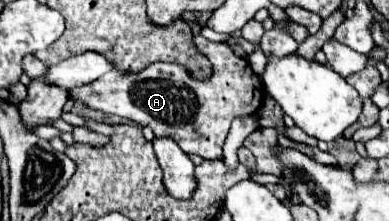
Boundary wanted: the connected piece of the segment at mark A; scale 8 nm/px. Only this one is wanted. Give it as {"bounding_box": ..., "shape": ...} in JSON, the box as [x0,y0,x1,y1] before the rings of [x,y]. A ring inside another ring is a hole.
{"bounding_box":[69,35,265,159],"shape":[[[195,35],[193,43],[213,65],[213,75],[207,81],[193,77],[183,65],[157,61],[141,73],[113,69],[97,81],[71,89],[69,93],[75,101],[79,99],[93,109],[125,117],[141,127],[151,127],[157,137],[171,137],[185,153],[195,153],[203,159],[221,159],[231,121],[237,115],[255,113],[263,103],[265,91],[259,77],[251,71],[249,61],[237,57],[227,45],[207,41],[201,35]]]}

